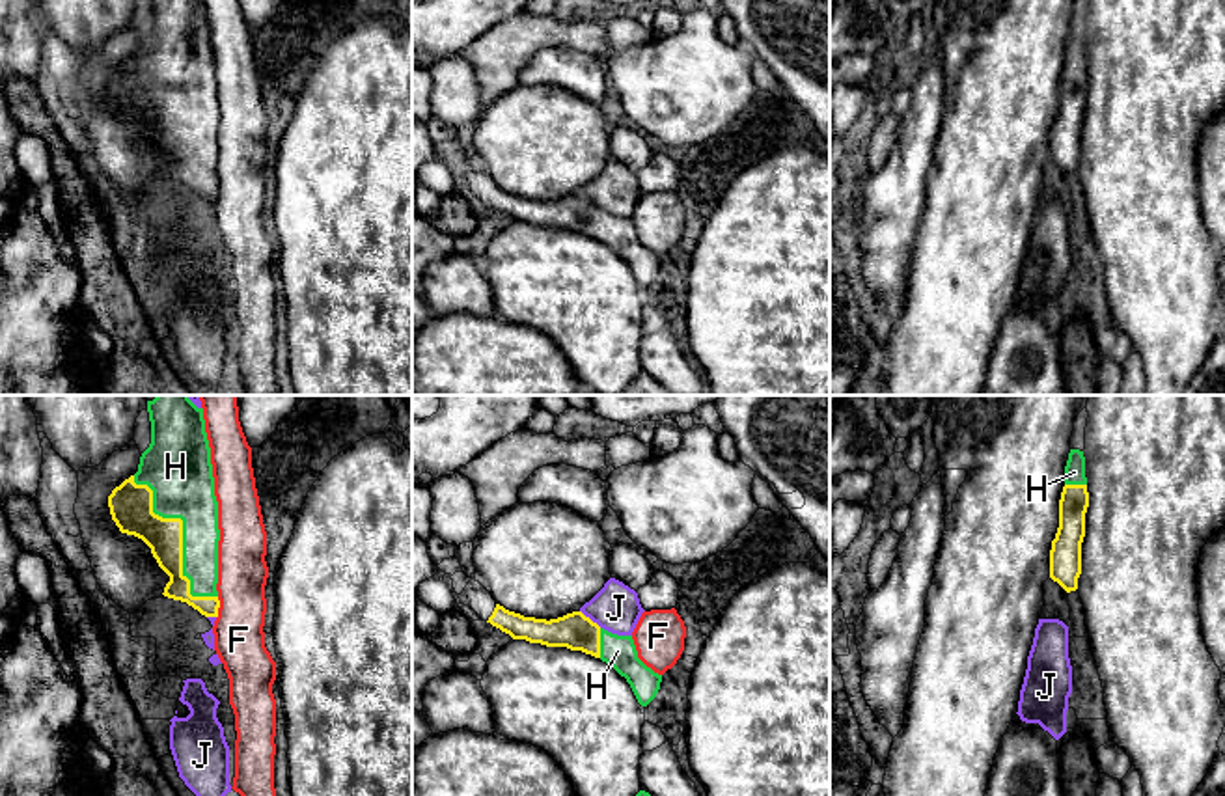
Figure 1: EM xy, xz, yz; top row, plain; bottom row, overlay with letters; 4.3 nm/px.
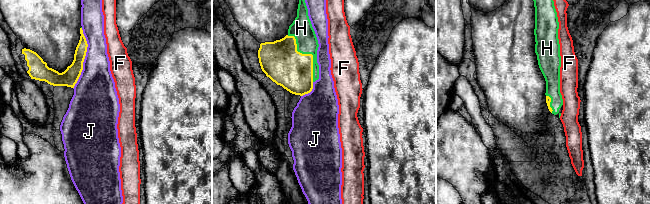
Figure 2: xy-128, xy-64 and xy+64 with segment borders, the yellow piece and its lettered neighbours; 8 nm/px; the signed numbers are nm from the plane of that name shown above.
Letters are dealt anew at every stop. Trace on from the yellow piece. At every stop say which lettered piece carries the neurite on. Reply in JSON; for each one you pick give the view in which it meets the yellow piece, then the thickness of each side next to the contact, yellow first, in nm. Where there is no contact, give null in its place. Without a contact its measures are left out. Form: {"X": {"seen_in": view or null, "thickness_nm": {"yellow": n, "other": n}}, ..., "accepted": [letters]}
{"H": {"seen_in": "xy", "thickness_nm": {"yellow": 190, "other": 280}}, "accepted": ["H"]}

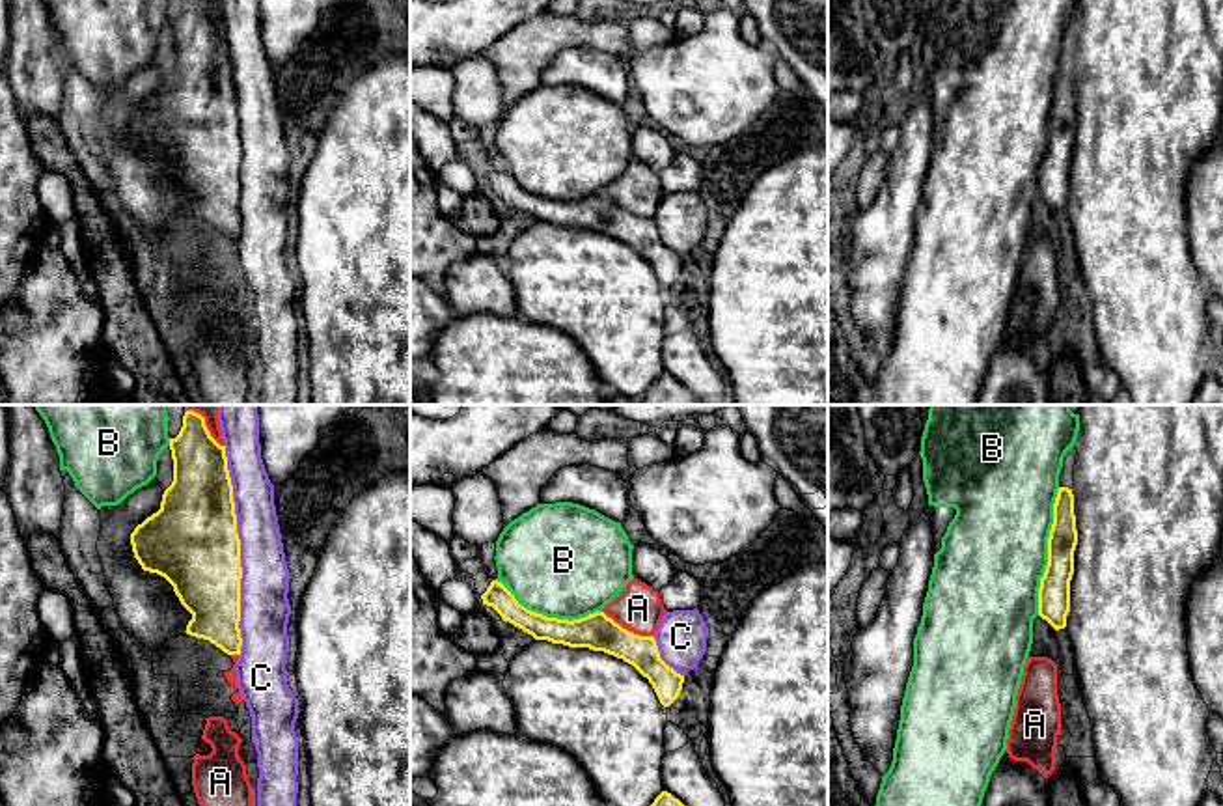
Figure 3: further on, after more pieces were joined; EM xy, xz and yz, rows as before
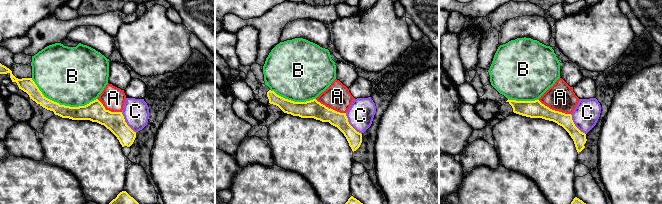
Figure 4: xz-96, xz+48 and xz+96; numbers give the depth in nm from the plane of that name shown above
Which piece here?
{"accepted": []}

